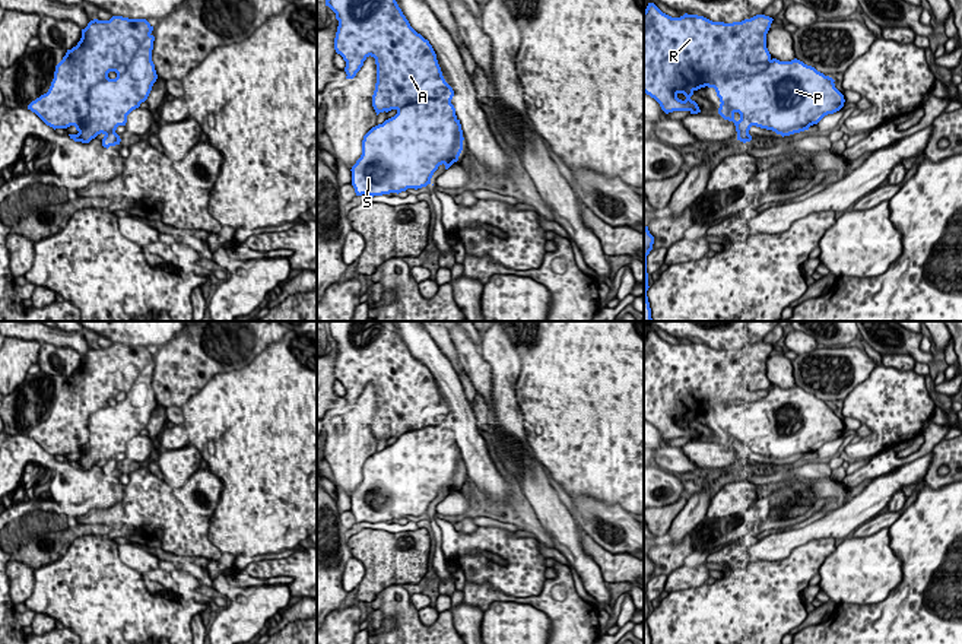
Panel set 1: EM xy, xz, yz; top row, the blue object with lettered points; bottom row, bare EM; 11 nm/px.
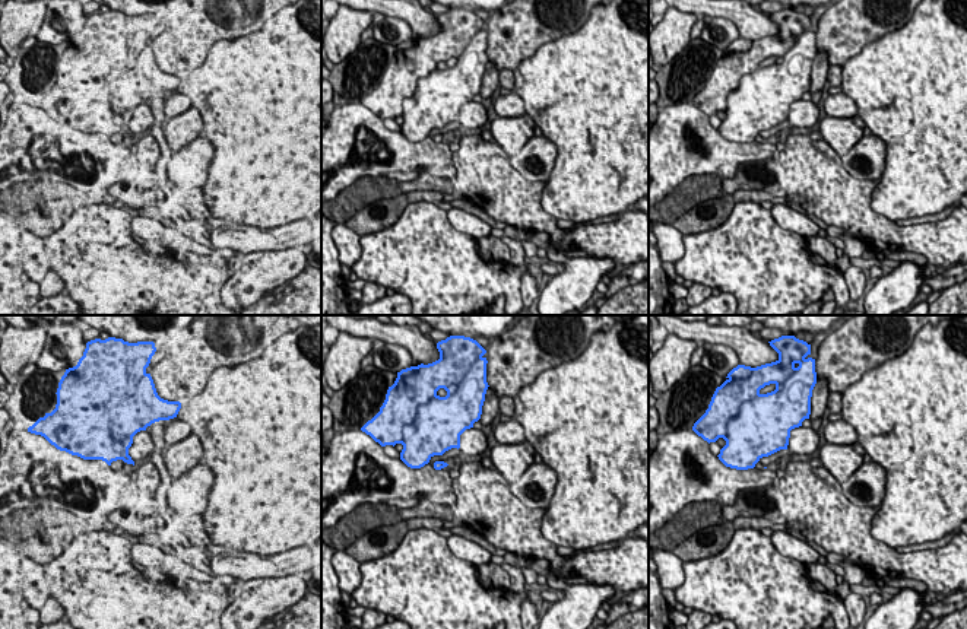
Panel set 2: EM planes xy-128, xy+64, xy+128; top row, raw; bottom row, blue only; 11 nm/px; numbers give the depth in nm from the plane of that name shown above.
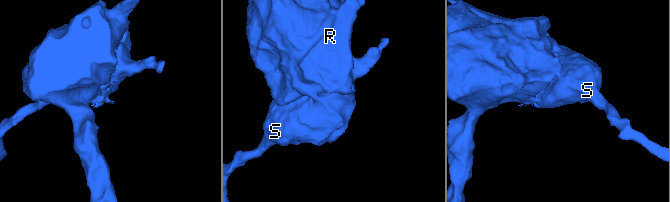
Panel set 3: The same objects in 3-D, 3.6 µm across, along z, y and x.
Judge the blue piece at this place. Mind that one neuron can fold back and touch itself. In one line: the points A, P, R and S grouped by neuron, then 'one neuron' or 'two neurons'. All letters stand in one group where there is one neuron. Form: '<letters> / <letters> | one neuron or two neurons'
A R / P S | two neurons

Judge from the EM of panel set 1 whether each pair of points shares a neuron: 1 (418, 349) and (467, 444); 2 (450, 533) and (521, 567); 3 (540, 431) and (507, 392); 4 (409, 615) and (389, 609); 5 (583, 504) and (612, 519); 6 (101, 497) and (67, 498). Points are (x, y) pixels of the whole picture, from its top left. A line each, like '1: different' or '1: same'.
1: same
2: same
3: different
4: same
5: same
6: same

